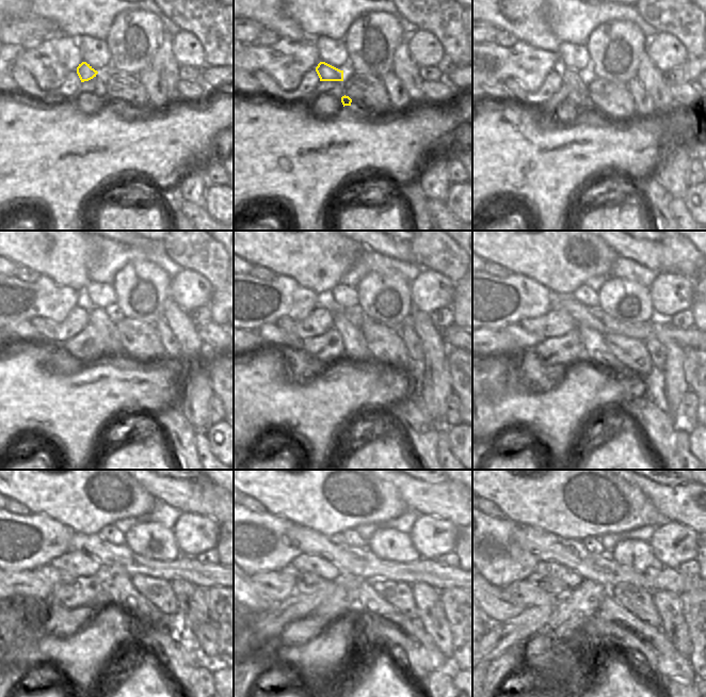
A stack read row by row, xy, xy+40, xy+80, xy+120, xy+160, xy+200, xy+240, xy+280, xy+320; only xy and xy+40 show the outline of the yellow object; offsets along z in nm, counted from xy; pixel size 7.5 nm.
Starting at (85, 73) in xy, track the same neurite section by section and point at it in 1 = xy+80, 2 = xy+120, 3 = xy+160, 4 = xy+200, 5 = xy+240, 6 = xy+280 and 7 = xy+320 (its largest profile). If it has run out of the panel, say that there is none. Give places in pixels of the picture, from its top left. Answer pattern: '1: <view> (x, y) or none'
1: xy+80 (578, 81)
2: xy+120 (103, 320)
3: xy+160 (354, 344)
4: xy+200 (595, 348)
5: xy+240 (142, 615)
6: xy+280 (424, 658)
7: xy+320 (661, 656)

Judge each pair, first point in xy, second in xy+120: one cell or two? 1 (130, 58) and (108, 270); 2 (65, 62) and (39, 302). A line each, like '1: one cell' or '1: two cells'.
1: two cells
2: one cell

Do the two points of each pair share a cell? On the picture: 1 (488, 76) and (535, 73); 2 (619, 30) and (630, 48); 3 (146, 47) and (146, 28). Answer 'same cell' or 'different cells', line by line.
1: same cell
2: same cell
3: same cell

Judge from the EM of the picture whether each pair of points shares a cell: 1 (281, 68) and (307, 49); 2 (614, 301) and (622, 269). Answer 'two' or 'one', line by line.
1: one
2: two

